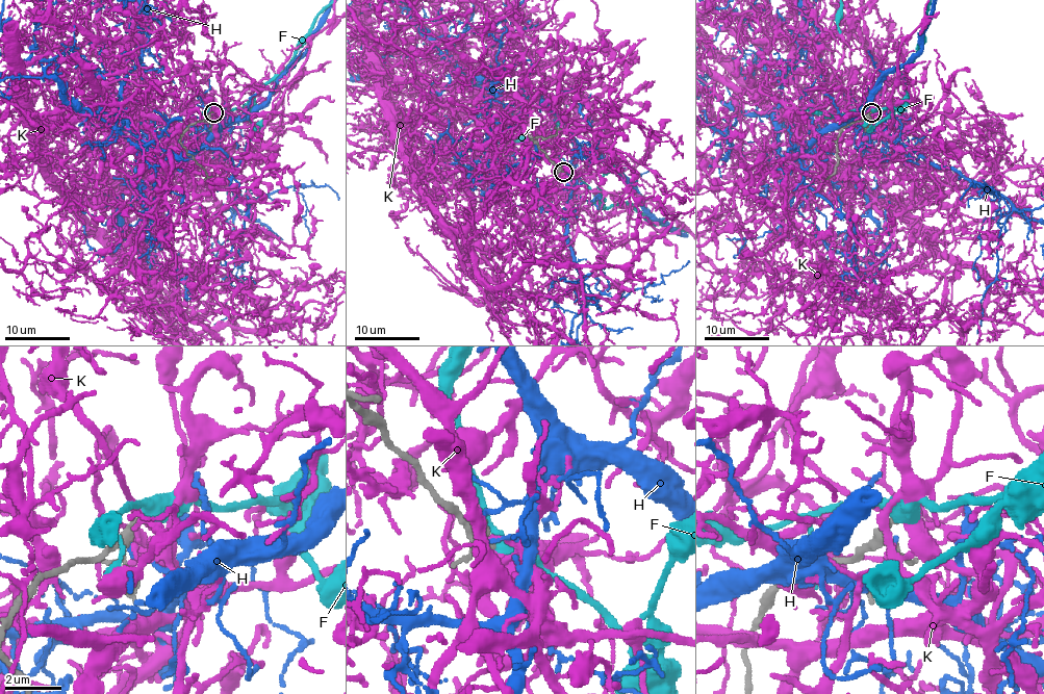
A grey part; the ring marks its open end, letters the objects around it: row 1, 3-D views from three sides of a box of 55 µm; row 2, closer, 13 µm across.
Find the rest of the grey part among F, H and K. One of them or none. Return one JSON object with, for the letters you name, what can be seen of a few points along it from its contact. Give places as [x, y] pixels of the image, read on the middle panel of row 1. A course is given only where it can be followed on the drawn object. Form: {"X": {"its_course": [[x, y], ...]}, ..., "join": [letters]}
{"join": []}

